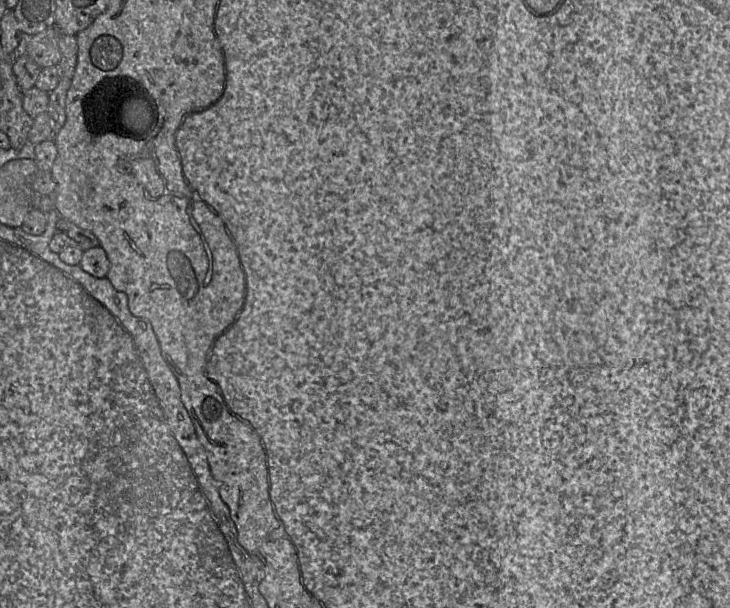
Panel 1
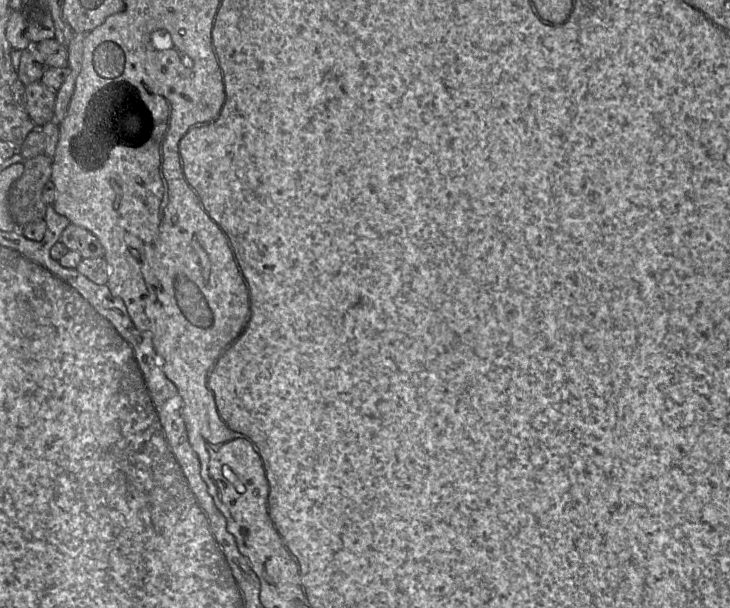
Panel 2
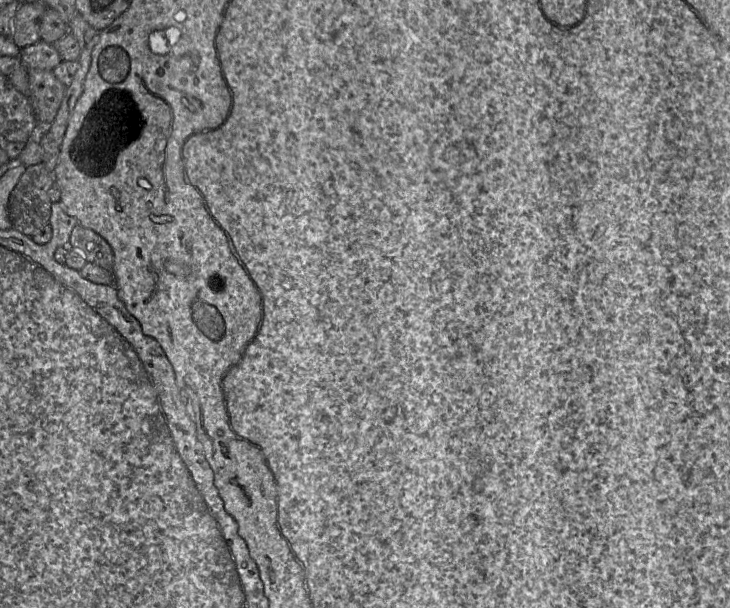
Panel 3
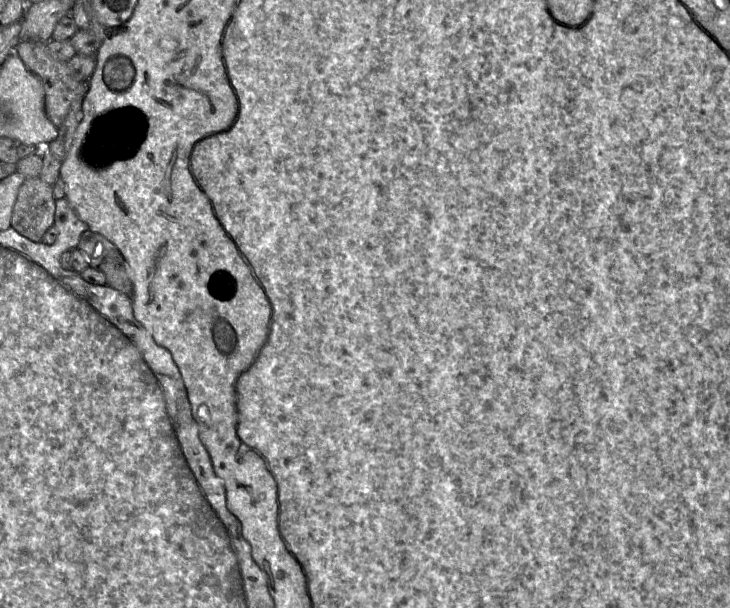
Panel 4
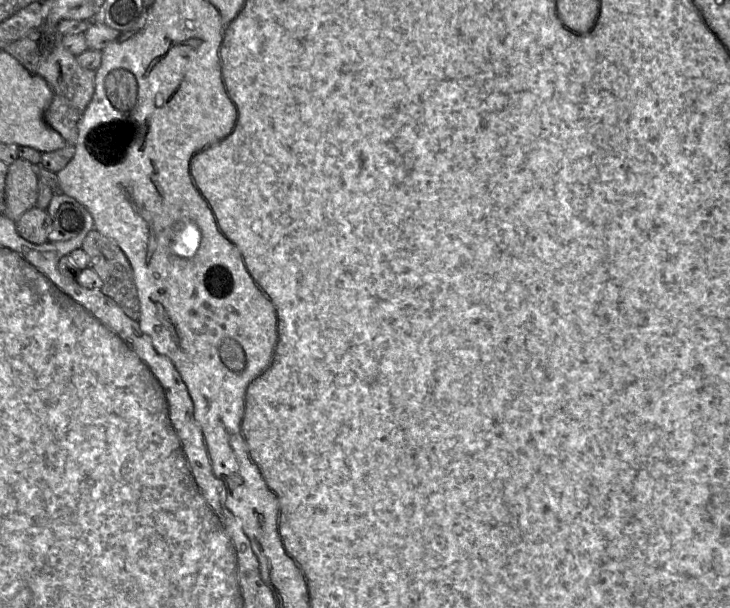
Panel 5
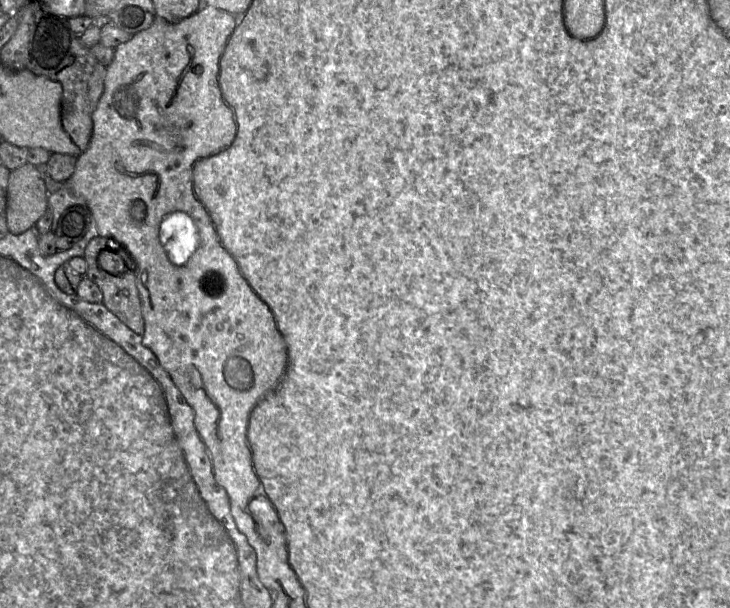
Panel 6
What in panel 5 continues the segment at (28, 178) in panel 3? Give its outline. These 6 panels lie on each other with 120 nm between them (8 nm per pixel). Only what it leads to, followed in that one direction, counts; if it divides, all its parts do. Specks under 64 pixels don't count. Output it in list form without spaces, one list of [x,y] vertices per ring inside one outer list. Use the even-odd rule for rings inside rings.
[[[35,206],[26,211],[15,222],[15,225],[22,238],[33,244],[41,245],[48,242],[52,219],[47,210]]]

